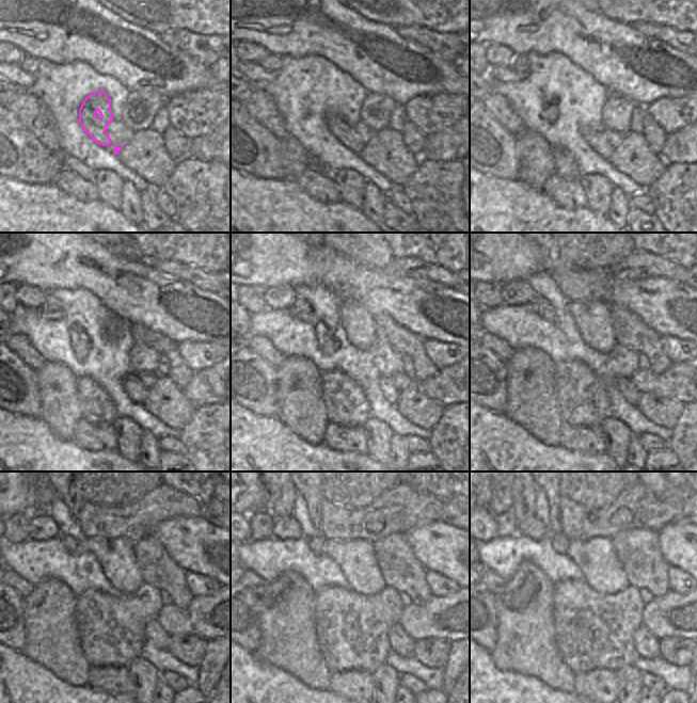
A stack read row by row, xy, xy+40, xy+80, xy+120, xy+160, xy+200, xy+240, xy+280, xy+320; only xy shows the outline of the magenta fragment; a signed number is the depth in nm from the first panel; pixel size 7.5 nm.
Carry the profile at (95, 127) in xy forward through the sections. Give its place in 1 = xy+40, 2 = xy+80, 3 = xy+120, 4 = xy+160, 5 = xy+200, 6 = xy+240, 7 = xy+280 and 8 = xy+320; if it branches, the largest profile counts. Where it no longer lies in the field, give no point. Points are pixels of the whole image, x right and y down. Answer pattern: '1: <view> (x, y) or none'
1: xy+40 (346, 134)
2: xy+80 (604, 148)
3: xy+120 (137, 392)
4: xy+160 (391, 394)
5: xy+200 (631, 394)
6: xy+240 (155, 634)
7: xy+280 (400, 643)
8: xy+320 (647, 645)

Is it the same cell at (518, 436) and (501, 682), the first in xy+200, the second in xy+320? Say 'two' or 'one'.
one

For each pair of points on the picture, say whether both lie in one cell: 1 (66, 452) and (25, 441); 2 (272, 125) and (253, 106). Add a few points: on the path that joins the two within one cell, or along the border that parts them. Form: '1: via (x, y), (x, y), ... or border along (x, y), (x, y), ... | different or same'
1: via (56, 452), (35, 451) | same
2: via (268, 121), (257, 110) | same

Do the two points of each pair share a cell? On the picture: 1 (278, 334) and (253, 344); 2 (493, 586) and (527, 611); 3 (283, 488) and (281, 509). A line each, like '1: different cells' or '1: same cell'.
1: different cells
2: different cells
3: same cell

